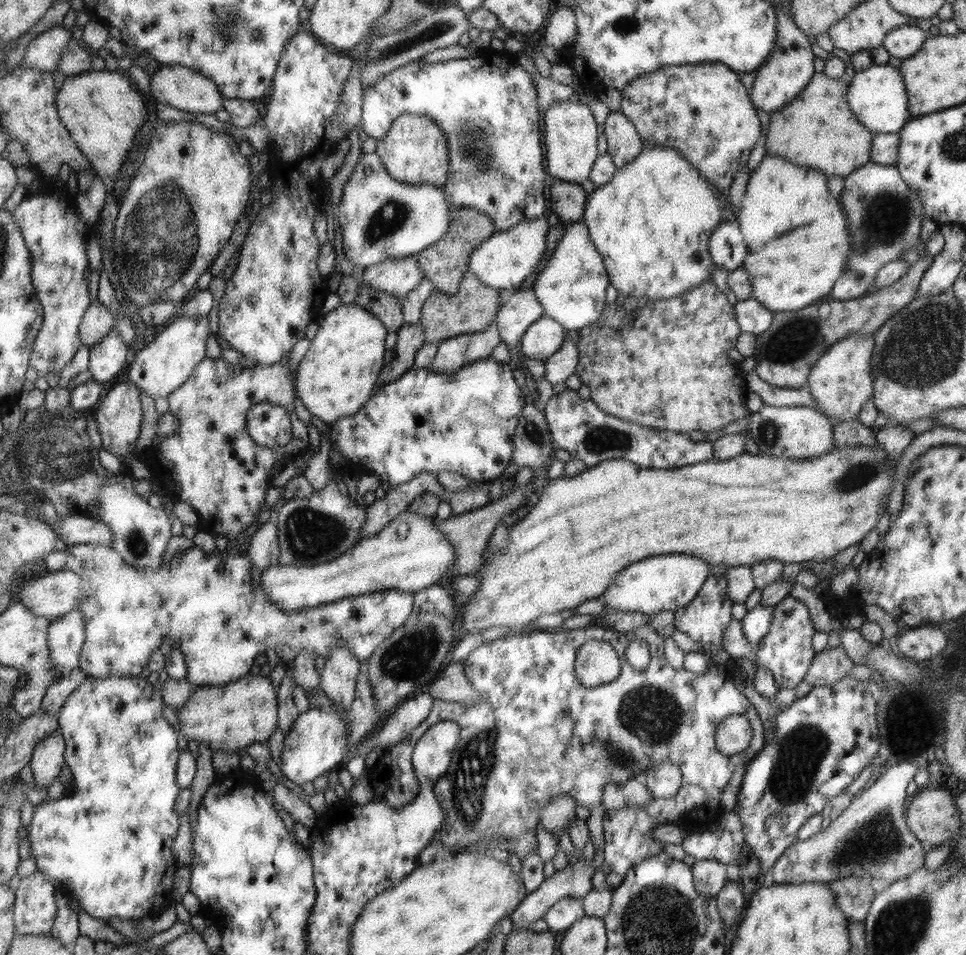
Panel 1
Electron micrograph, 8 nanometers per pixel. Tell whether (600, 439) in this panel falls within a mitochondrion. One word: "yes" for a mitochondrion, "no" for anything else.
yes

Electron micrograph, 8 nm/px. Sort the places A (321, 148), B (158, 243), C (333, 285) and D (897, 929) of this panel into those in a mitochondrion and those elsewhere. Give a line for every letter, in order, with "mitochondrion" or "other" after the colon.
A: other
B: mitochondrion
C: other
D: mitochondrion

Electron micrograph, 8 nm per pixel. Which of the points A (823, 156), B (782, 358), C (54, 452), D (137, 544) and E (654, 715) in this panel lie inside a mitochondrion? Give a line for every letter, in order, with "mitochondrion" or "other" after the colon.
A: other
B: mitochondrion
C: mitochondrion
D: mitochondrion
E: mitochondrion

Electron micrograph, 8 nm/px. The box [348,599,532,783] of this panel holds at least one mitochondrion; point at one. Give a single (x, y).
(410, 656)

